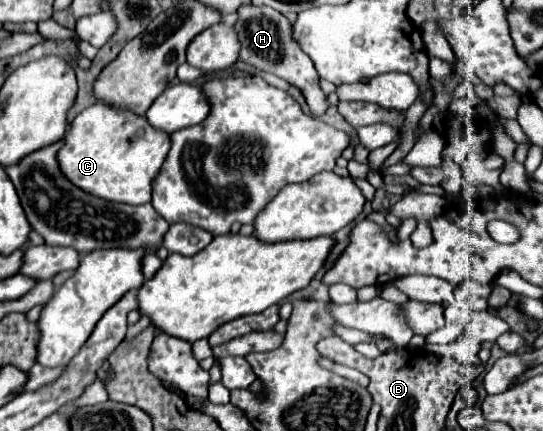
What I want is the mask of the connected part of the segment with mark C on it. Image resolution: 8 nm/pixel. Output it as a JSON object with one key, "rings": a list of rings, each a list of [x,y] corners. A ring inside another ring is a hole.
{"rings":[[[93,104],[79,112],[63,136],[63,148],[57,152],[59,170],[71,184],[83,192],[131,206],[151,200],[151,180],[169,152],[169,134],[155,130],[141,116],[119,112],[105,104]]]}

